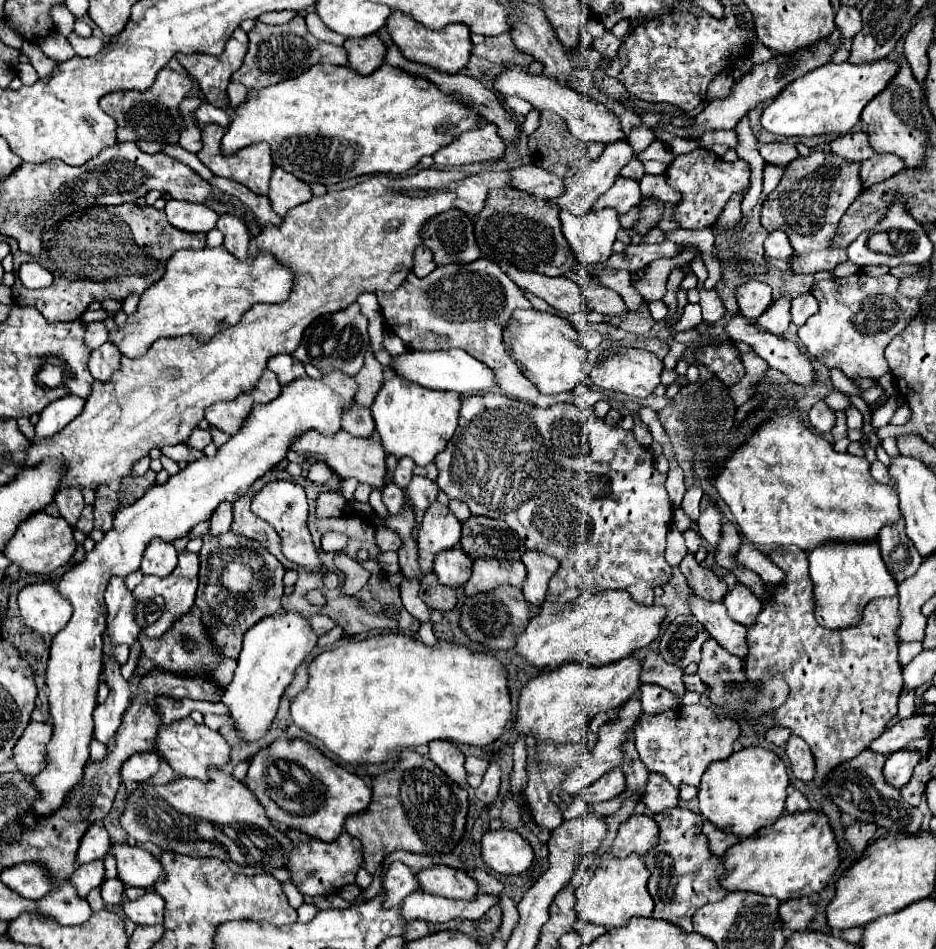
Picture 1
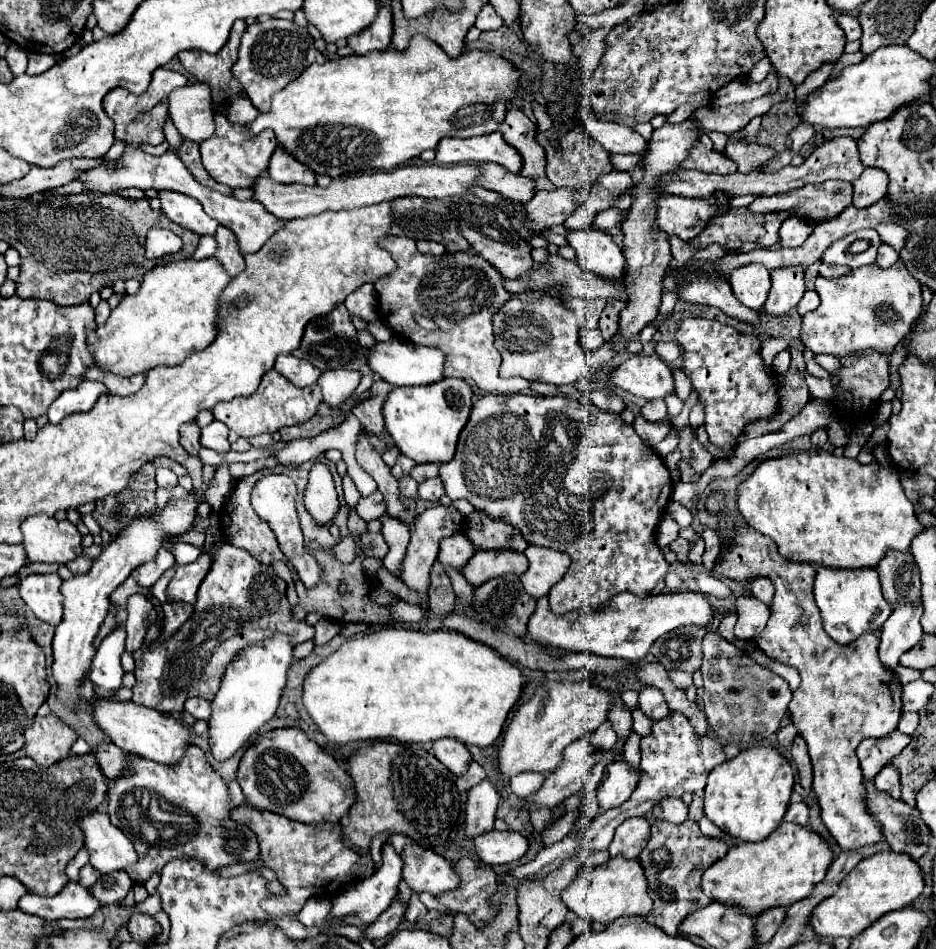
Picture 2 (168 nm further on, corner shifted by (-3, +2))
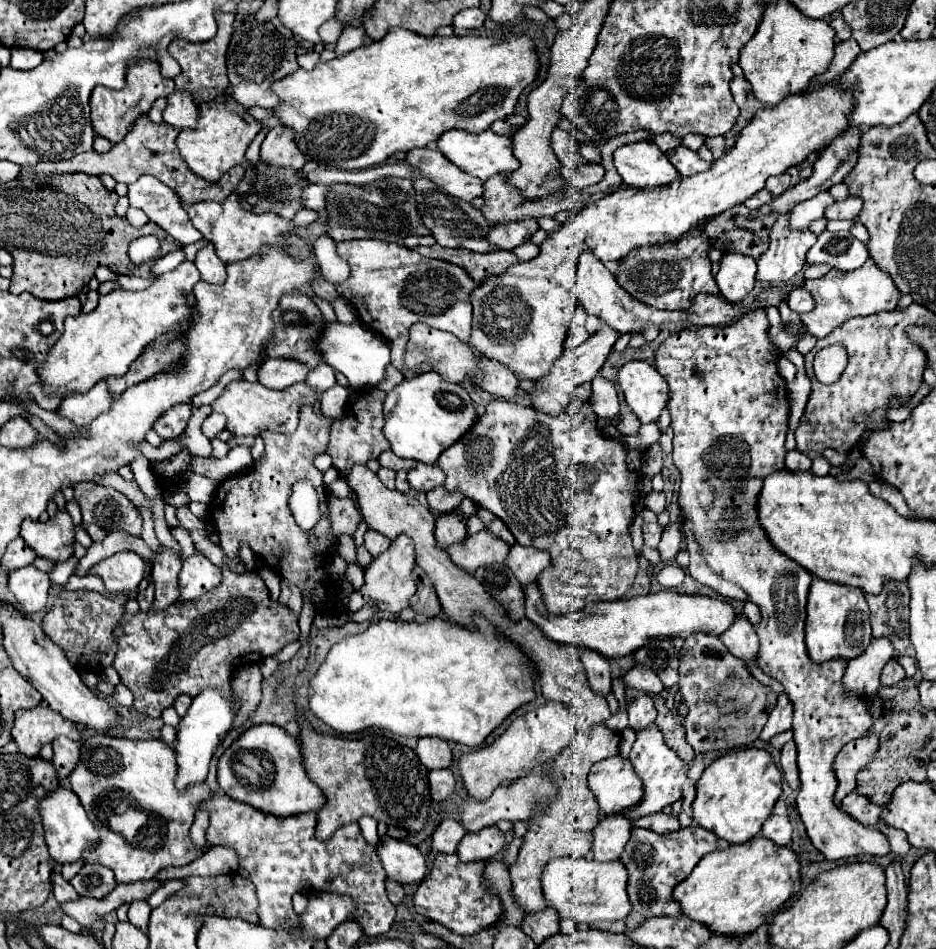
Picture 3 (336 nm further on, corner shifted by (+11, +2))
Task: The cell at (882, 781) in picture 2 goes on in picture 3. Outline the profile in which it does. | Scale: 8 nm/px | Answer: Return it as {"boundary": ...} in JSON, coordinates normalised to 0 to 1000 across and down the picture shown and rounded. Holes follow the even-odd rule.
{"boundary":[[[908,835],[900,847],[897,847],[900,856],[904,856],[908,862],[917,864],[919,868],[927,870],[927,872],[934,872],[940,864],[940,854],[936,847],[929,847],[929,843],[925,843],[923,839],[917,839],[915,835]]]}

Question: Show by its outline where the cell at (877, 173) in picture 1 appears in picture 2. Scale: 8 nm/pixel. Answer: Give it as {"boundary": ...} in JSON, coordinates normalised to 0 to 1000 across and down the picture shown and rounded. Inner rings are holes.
{"boundary":[[[925,177],[919,188],[912,190],[912,211],[915,219],[925,219],[938,213],[949,200],[949,181],[940,177]]]}

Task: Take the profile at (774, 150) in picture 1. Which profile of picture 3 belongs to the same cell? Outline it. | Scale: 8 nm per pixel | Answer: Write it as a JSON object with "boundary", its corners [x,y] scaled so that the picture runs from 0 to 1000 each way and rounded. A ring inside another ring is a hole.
{"boundary":[[[763,143],[763,145],[754,145],[752,152],[761,158],[763,169],[767,169],[774,162],[774,143]]]}

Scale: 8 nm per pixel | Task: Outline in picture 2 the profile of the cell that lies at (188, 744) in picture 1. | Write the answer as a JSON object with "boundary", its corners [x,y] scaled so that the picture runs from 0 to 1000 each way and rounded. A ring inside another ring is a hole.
{"boundary":[[[90,717],[85,731],[94,740],[98,740],[98,744],[100,744],[98,750],[100,750],[103,763],[120,778],[120,782],[124,786],[128,786],[130,790],[135,790],[143,797],[150,797],[150,799],[156,799],[156,801],[162,801],[169,805],[188,807],[197,799],[199,788],[205,784],[203,778],[207,776],[207,771],[201,765],[197,765],[194,759],[188,759],[179,752],[173,752],[173,750],[156,746],[156,744],[147,744],[143,740],[120,740],[113,736],[100,738],[100,723],[96,717]]]}

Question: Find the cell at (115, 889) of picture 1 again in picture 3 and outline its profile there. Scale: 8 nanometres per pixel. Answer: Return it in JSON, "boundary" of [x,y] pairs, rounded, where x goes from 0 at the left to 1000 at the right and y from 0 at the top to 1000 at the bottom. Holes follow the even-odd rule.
{"boundary":[[[90,910],[88,917],[75,927],[75,932],[85,944],[96,946],[111,946],[124,936],[122,919],[105,910]]]}

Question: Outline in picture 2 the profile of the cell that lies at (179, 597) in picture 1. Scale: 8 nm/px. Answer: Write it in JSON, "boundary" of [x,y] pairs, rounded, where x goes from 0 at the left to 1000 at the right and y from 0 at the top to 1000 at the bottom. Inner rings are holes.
{"boundary":[[[216,582],[207,592],[188,596],[188,605],[177,620],[179,634],[209,634],[209,624],[224,599],[224,584]]]}

